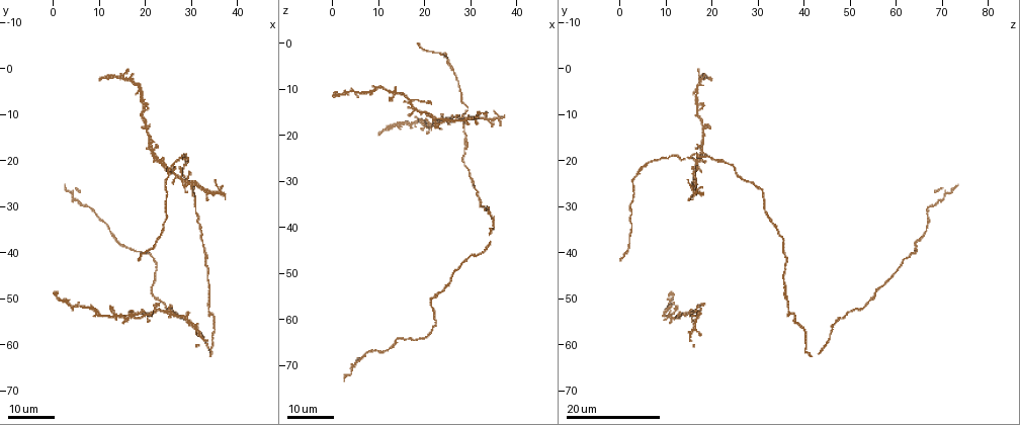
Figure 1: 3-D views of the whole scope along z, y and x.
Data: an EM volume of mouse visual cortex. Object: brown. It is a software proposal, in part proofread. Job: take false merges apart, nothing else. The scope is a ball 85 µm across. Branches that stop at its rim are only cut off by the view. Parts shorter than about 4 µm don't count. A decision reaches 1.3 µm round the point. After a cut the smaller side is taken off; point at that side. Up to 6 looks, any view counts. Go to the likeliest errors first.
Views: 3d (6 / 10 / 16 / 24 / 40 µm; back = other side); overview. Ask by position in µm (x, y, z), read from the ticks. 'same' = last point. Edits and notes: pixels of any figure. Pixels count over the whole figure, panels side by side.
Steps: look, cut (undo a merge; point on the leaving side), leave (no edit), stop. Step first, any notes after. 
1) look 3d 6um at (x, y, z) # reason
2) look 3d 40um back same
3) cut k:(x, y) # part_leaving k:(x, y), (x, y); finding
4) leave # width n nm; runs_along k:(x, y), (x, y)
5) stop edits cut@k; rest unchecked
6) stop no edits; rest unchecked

look 3d 16um at (36.0, 26.5, 16.0) # small branch off a trunk

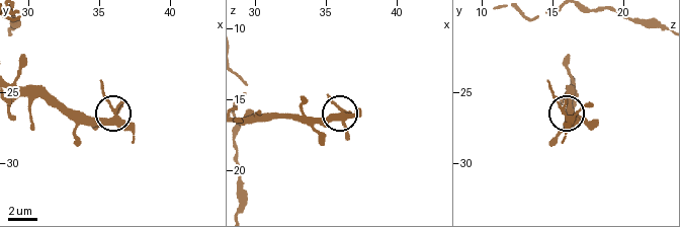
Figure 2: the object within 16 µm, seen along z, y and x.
look 3d 6um at (36.2, 26.6, 16.0)

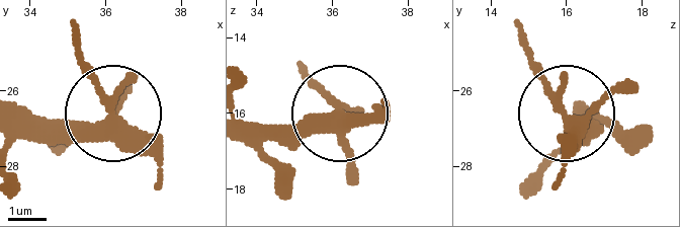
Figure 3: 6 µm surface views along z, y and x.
leave # width 320 nm; one neuron here

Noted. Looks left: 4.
look 3d 16um at (16.5, 54.0, 13.0) # thin arm on a thick one

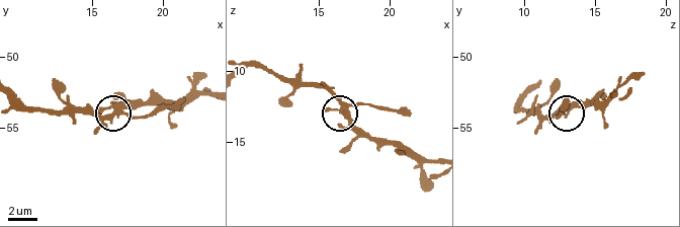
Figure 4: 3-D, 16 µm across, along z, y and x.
look 3d 6um at (17.0, 53.6, 13.0)

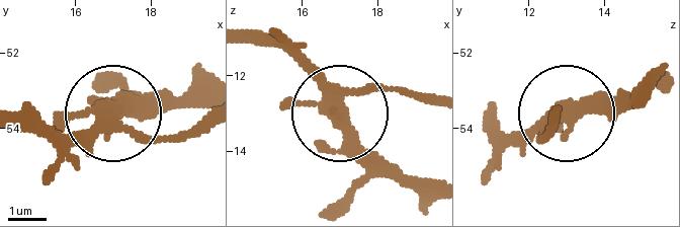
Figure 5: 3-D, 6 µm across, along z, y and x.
leave # one neuron here

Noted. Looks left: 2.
look 3d 24um at (27.5, 23.5, 16.5) # four or more arms meet

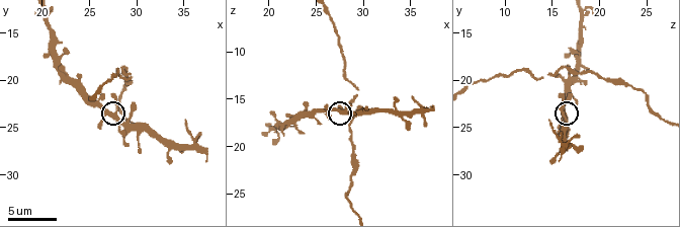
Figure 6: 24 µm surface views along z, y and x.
look 3d 6um at (27.4, 23.8, 16.2) # closer look

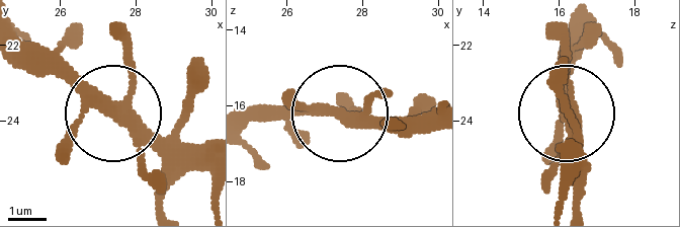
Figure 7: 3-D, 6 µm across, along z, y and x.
leave # width 300 nm; all the same neuron

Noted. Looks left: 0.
stop no edits; rest unchecked

